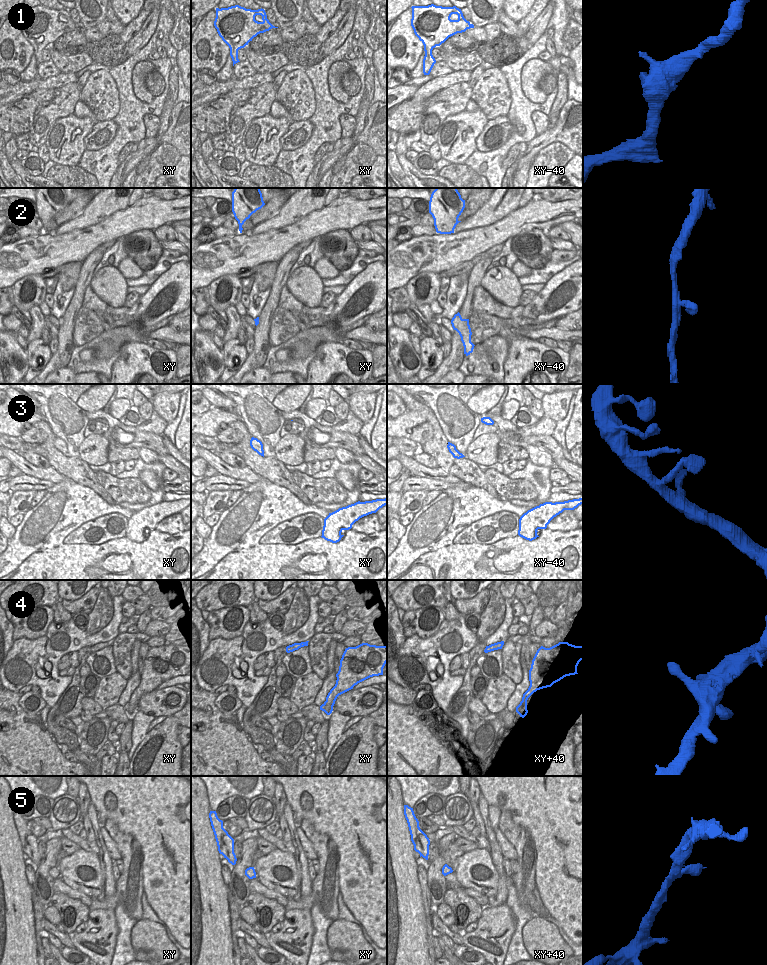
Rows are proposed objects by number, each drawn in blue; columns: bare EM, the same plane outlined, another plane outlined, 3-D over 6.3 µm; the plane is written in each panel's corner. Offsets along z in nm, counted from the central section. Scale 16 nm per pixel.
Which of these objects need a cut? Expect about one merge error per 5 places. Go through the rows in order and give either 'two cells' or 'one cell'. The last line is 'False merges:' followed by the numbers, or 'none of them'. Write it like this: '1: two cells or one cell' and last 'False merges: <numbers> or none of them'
1: one cell
2: one cell
3: two cells
4: one cell
5: one cell
False merges: 3

